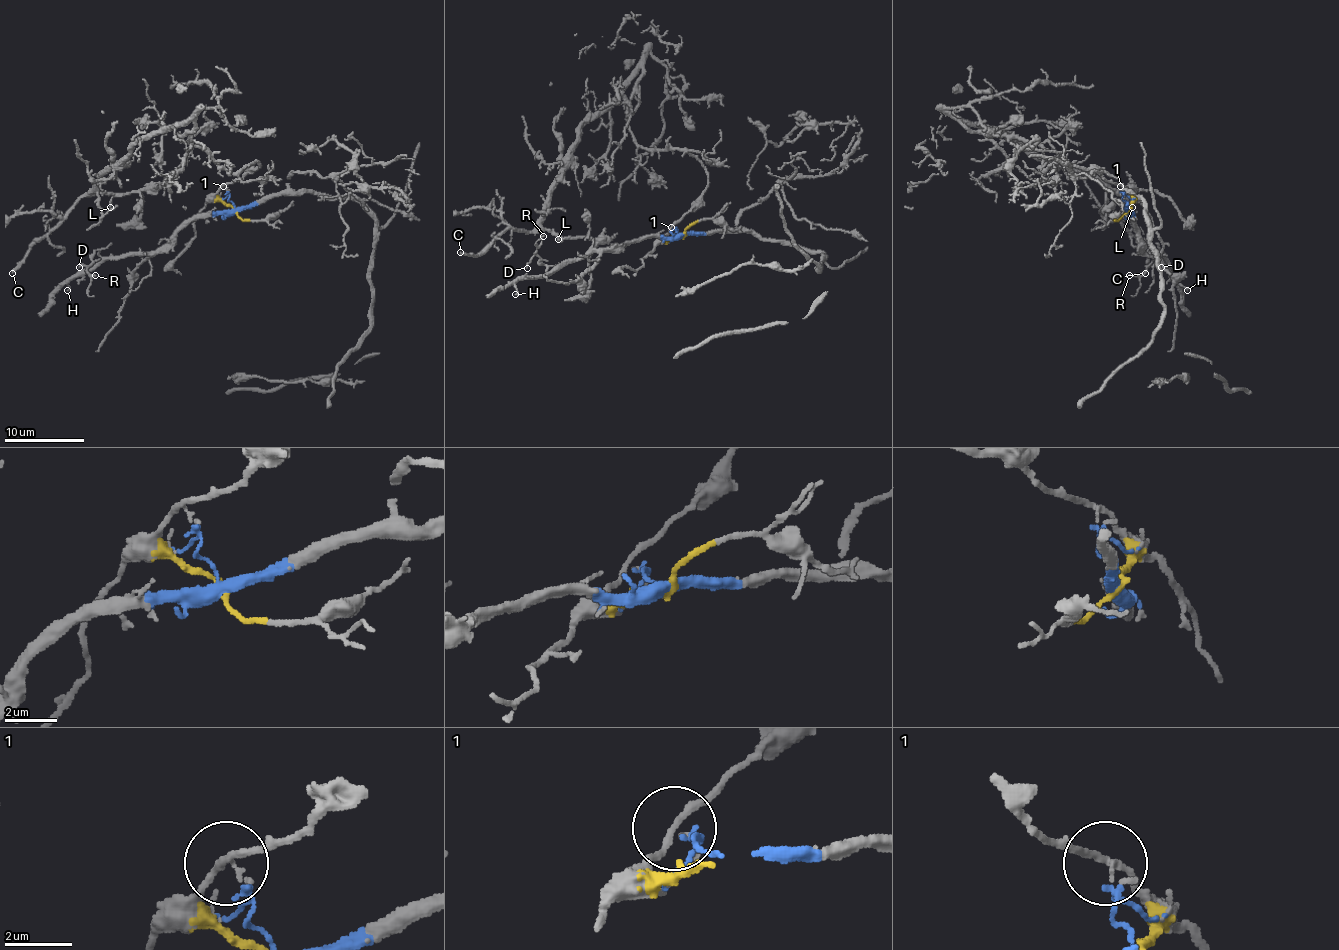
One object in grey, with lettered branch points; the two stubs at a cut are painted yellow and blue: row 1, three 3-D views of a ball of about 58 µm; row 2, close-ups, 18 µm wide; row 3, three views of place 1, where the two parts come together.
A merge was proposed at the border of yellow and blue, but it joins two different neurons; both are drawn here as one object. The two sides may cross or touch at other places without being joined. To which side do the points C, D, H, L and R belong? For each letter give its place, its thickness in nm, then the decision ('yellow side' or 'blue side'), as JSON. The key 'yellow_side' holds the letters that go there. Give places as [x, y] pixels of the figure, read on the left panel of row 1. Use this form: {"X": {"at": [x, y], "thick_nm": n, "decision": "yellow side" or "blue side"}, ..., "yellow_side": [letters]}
{"C": {"at": [12, 273], "thick_nm": 240, "decision": "yellow side"}, "D": {"at": [79, 267], "thick_nm": 110, "decision": "blue side"}, "H": {"at": [67, 290], "thick_nm": 120, "decision": "blue side"}, "L": {"at": [110, 207], "thick_nm": 200, "decision": "yellow side"}, "R": {"at": [95, 275], "thick_nm": 130, "decision": "blue side"}, "yellow_side": ["C", "L"]}

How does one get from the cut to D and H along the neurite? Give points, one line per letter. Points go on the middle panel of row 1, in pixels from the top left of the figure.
D: (683, 235), (641, 237), (615, 249), (588, 251), (550, 271), (536, 255), (526, 267)
H: (683, 235), (641, 237), (625, 241), (615, 249), (588, 251), (538, 277), (522, 277), (516, 283), (514, 295)

